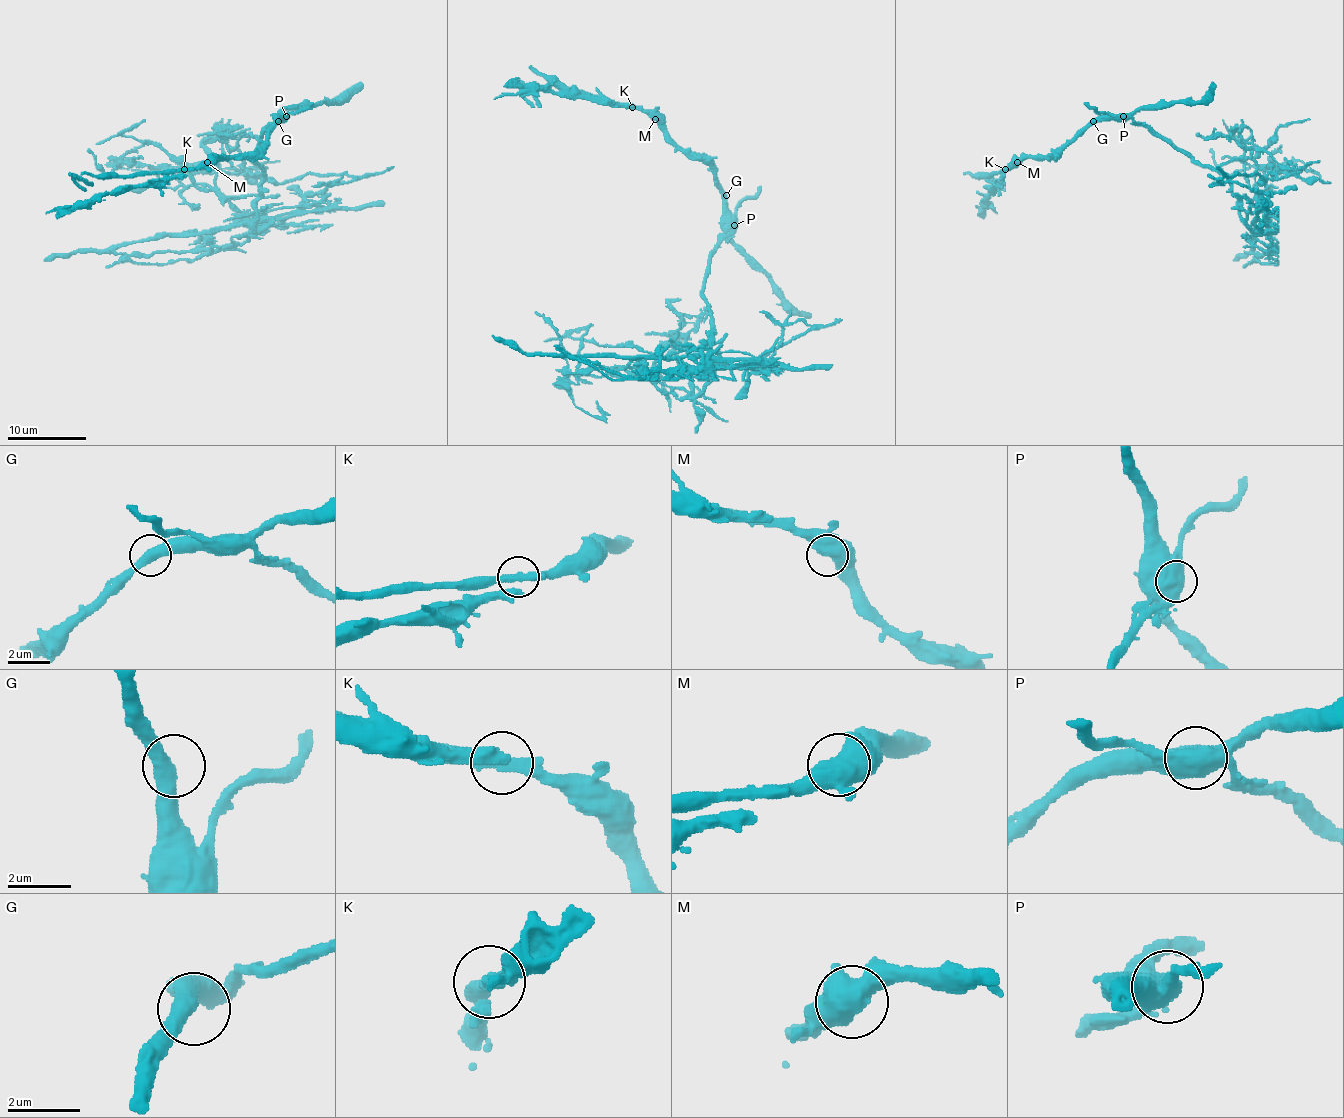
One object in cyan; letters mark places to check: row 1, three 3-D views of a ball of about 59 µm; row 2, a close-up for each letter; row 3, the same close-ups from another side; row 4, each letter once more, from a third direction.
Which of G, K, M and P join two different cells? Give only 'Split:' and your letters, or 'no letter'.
Split: K, P

